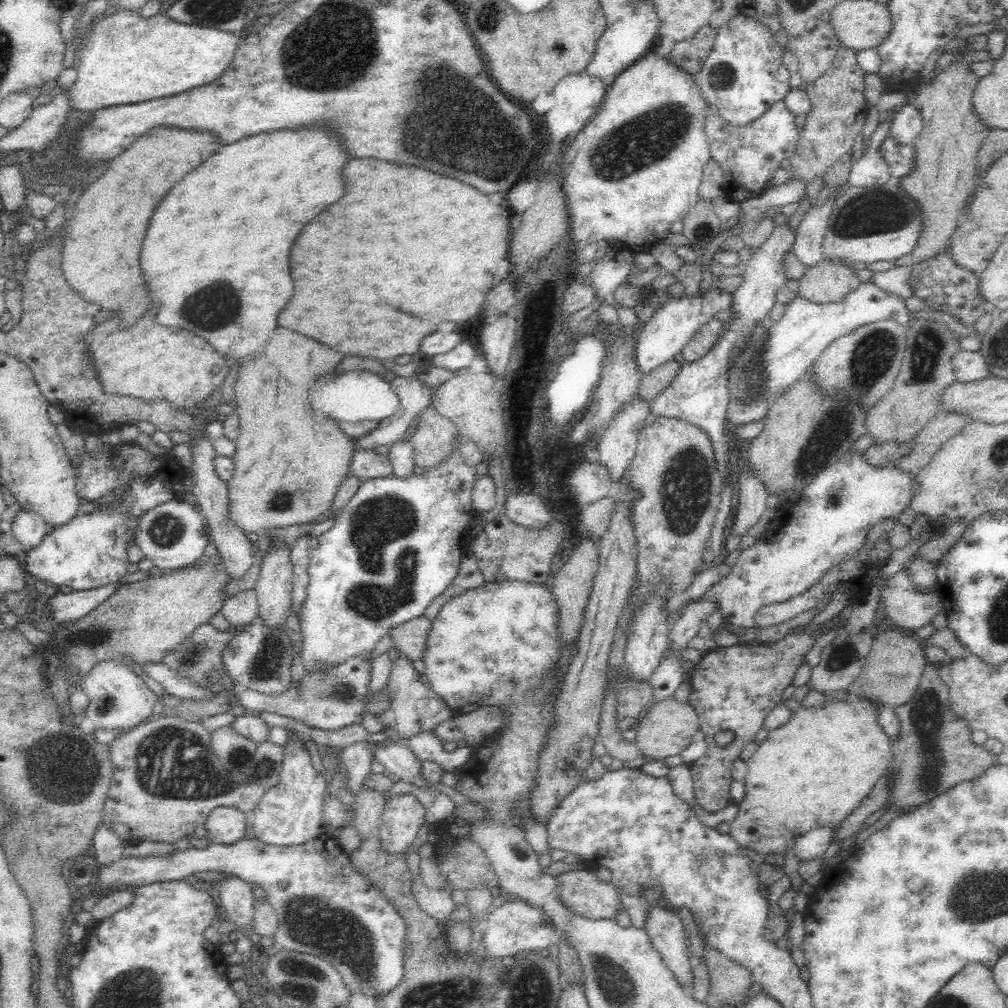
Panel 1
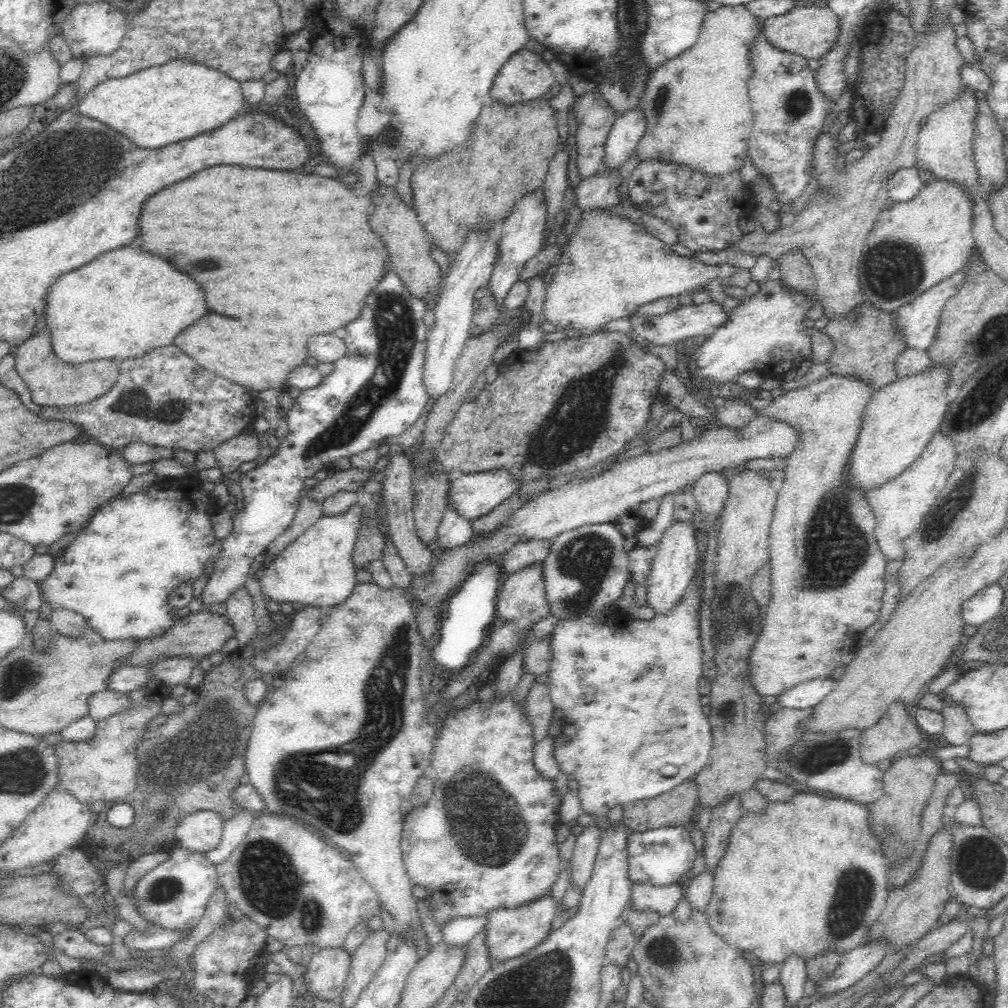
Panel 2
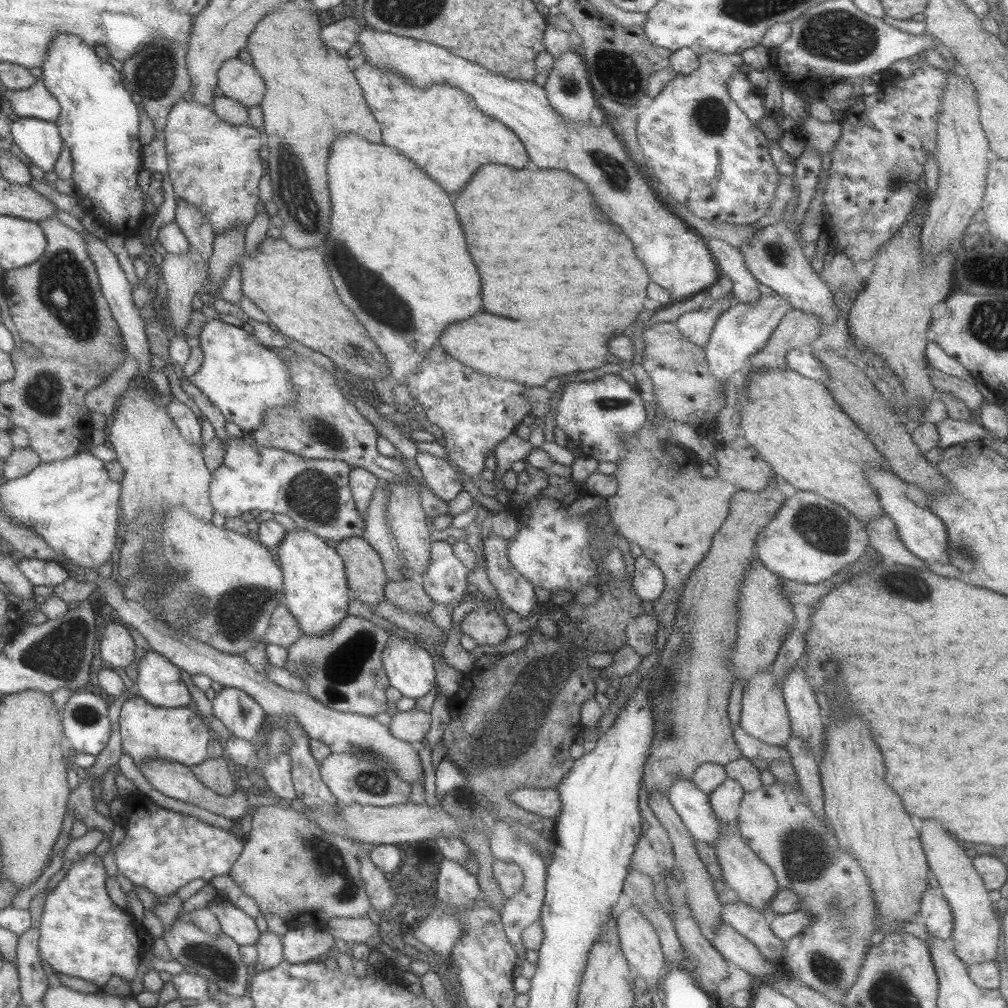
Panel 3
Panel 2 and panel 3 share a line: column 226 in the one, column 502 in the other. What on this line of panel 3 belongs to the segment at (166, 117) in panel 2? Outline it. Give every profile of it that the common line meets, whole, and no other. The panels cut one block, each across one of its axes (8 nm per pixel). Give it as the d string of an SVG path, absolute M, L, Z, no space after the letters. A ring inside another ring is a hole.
M364 26L357 38L356 45L359 44L366 59L374 66L396 71L418 88L449 84L466 92L483 113L501 120L518 136L530 161L538 168L568 170L586 182L598 206L614 224L622 226L622 232L634 242L638 260L646 266L648 274L654 276L650 280L665 288L672 300L694 297L720 280L717 261L704 237L671 213L662 202L640 172L640 165L628 155L608 119L601 127L596 127L590 120L582 126L569 124L550 106L544 86L538 86L534 81L512 80L503 74L494 74L430 42Z

